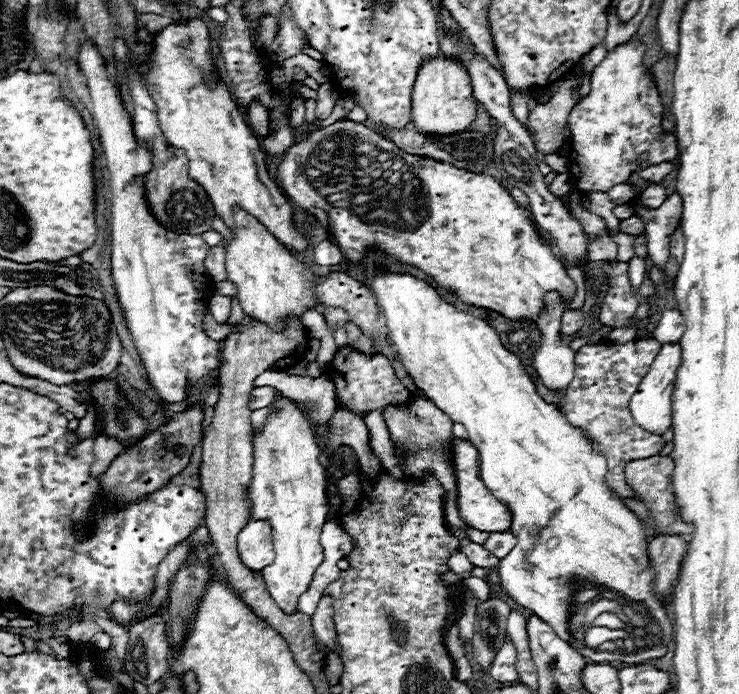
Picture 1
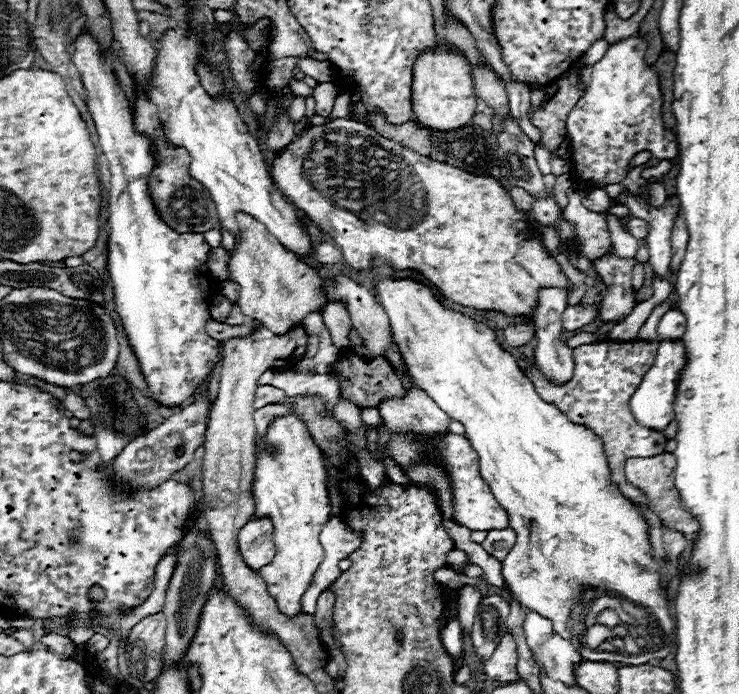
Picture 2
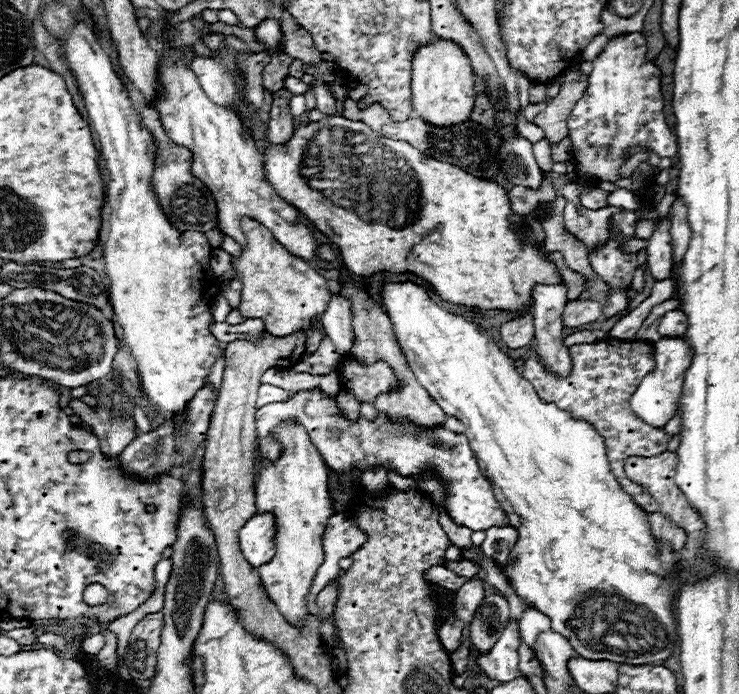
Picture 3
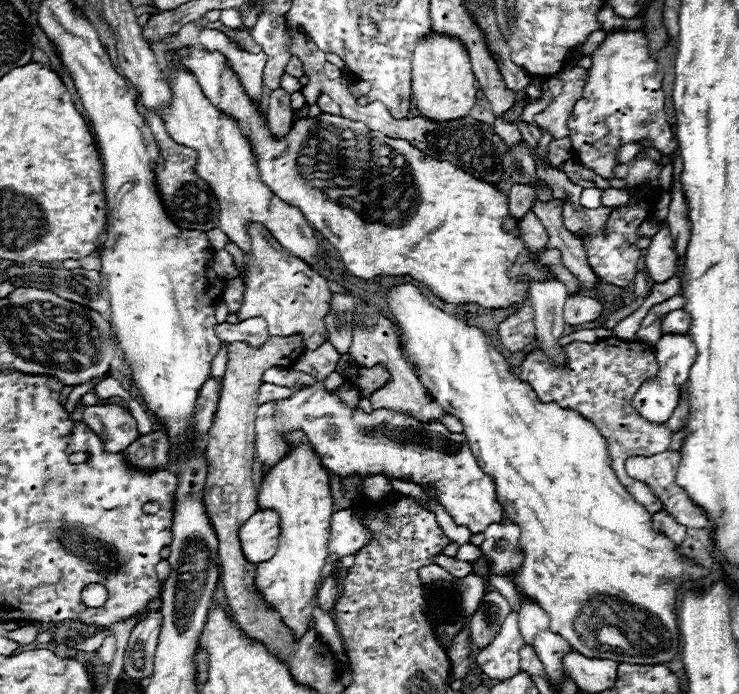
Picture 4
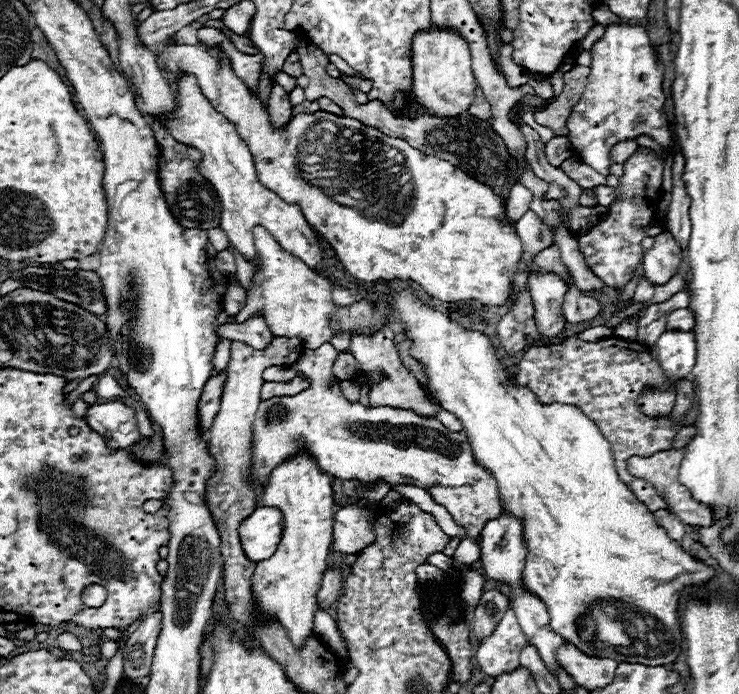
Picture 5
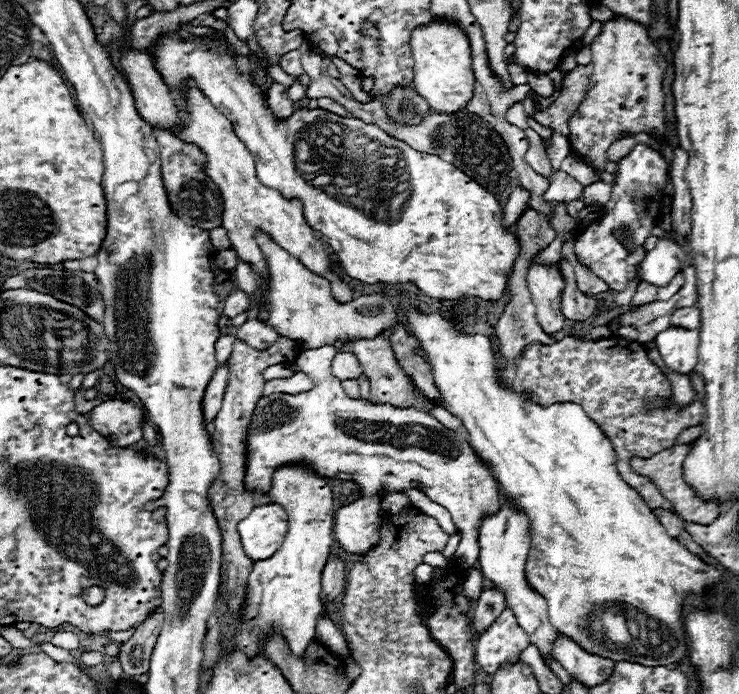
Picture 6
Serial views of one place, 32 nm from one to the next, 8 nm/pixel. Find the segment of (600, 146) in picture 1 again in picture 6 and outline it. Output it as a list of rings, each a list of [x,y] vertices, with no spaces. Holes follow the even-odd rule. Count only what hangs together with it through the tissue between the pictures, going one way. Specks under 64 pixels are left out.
[[[616,16],[616,20],[604,24],[602,34],[592,42],[590,88],[568,122],[568,140],[584,162],[596,170],[604,170],[610,144],[638,132],[648,132],[668,140],[665,94],[662,92],[664,70],[666,62],[642,24],[622,16]]]

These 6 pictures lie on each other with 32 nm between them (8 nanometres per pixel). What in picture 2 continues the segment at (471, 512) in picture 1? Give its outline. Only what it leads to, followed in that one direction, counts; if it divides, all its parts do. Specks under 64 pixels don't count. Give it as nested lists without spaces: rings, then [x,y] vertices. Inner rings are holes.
[[[448,434],[444,444],[438,440],[436,442],[438,456],[448,468],[448,474],[452,476],[452,486],[454,486],[454,510],[456,510],[456,520],[470,528],[470,530],[504,530],[508,528],[508,512],[500,506],[500,502],[494,498],[490,488],[480,476],[478,470],[478,454],[470,446],[470,442],[464,436]]]

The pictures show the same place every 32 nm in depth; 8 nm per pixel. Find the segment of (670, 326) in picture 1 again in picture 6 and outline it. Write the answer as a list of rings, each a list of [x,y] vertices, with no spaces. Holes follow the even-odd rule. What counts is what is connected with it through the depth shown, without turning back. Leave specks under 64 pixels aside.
[[[694,306],[692,308],[680,308],[670,316],[670,326],[680,326],[686,330],[698,328],[698,322],[700,322],[700,314],[698,314],[698,308],[694,308]]]

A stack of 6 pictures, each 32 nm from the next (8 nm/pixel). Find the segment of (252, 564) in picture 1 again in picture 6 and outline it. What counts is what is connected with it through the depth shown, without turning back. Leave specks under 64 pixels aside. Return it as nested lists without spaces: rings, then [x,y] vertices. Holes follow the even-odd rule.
[[[278,504],[256,506],[250,516],[238,524],[242,548],[254,562],[274,556],[284,540],[286,530],[288,522]]]

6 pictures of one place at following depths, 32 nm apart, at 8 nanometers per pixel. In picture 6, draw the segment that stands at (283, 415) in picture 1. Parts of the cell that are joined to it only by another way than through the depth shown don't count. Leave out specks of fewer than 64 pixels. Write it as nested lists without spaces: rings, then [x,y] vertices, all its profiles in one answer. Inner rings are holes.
[[[286,464],[274,470],[272,486],[266,494],[268,502],[280,504],[288,514],[288,532],[282,546],[268,560],[254,564],[248,578],[248,606],[244,610],[242,626],[234,634],[234,644],[254,656],[264,652],[262,634],[266,630],[280,630],[296,656],[302,656],[308,642],[316,640],[316,616],[326,608],[320,602],[320,580],[332,550],[334,502],[328,478],[320,476],[308,464]]]

